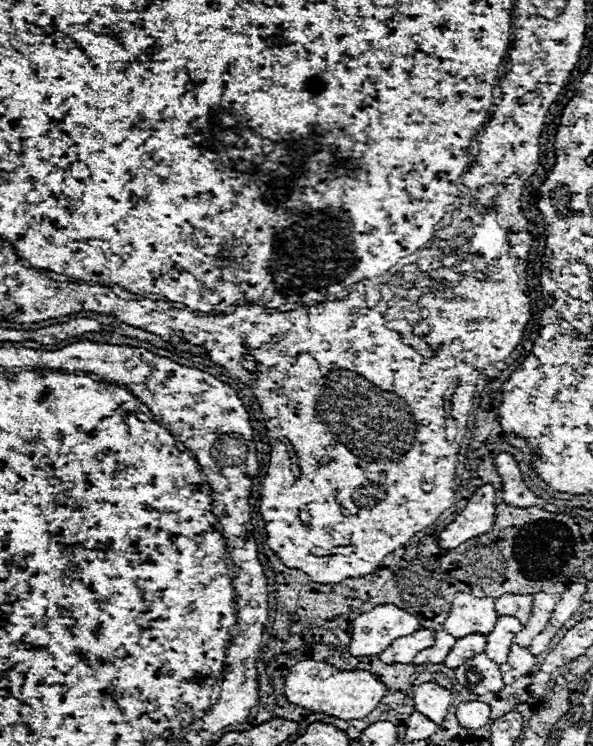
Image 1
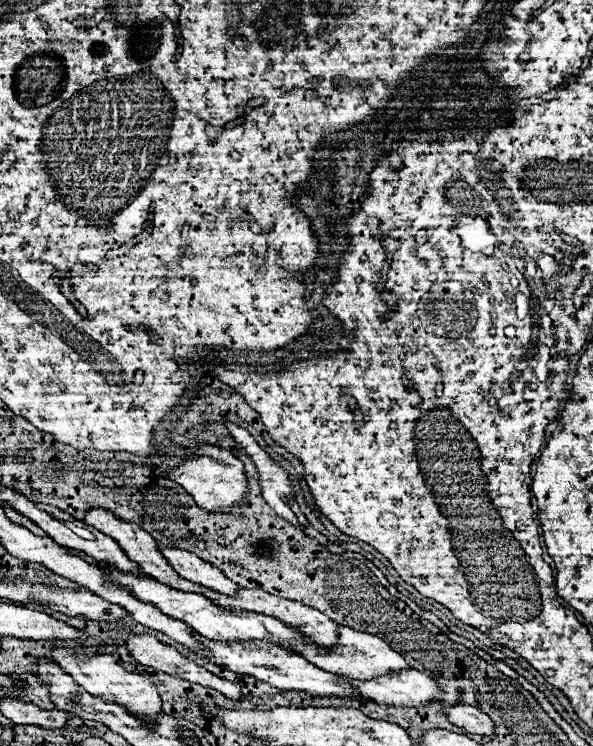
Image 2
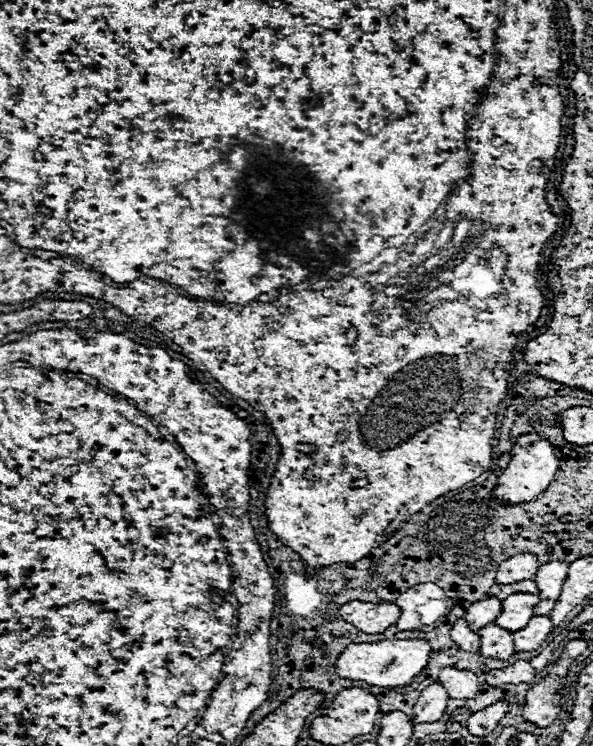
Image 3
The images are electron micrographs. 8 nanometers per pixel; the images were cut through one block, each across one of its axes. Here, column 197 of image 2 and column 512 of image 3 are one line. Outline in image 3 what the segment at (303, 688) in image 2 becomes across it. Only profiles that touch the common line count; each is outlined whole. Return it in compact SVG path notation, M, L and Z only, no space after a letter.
M534 616L528 626L524 626L524 630L516 630L512 634L514 638L514 648L516 652L530 652L542 646L542 642L548 638L548 634L552 632L552 618L548 616Z

